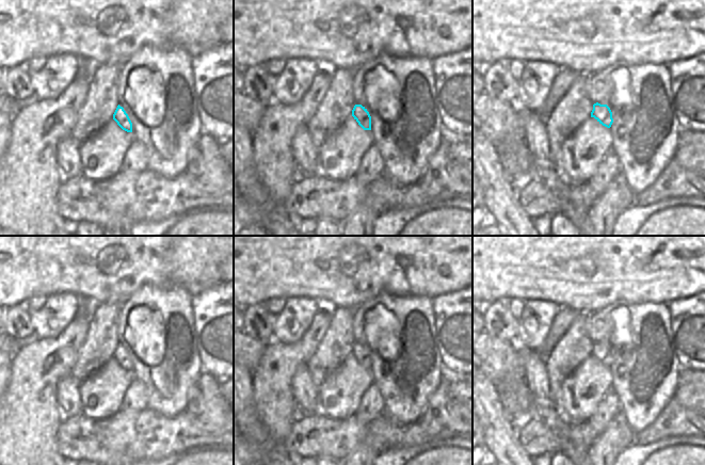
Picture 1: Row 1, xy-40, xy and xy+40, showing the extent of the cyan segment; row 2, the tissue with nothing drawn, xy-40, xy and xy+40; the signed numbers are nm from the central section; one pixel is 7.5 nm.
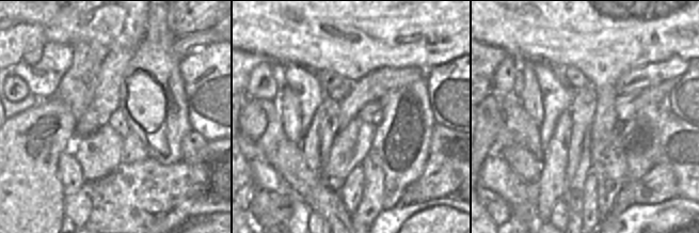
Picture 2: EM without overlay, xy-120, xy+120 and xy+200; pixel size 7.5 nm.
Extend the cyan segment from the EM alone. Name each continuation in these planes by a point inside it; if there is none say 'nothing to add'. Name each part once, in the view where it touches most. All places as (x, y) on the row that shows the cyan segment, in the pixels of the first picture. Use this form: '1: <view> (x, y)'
nothing to add

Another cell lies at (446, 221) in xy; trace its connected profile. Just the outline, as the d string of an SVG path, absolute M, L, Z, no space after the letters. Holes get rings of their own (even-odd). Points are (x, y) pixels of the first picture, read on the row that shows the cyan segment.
M434 209L407 222L398 236L472 236L472 212Z

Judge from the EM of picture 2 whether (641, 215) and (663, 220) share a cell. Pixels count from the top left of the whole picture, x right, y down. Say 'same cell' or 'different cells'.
different cells

